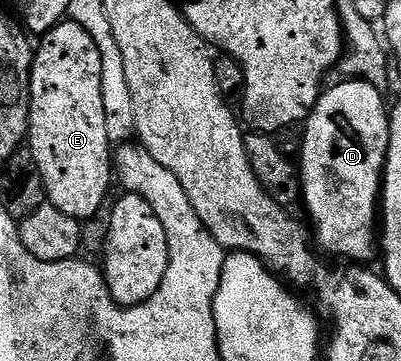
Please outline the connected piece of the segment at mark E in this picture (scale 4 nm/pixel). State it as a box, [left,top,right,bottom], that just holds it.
[26,19,114,223]

